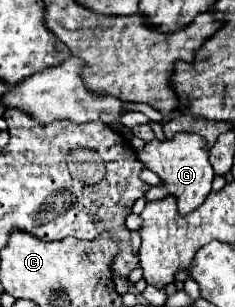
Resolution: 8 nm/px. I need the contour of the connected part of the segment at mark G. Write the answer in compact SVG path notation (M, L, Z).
M175 133L173 139L165 139L165 141L153 139L153 141L145 143L143 151L137 157L139 157L139 161L143 161L147 165L147 169L155 171L163 179L163 187L159 191L147 191L145 193L147 201L175 195L177 197L177 209L179 209L179 213L185 215L185 213L197 209L205 201L207 193L211 191L211 181L213 181L215 171L209 163L207 141L201 135Z

